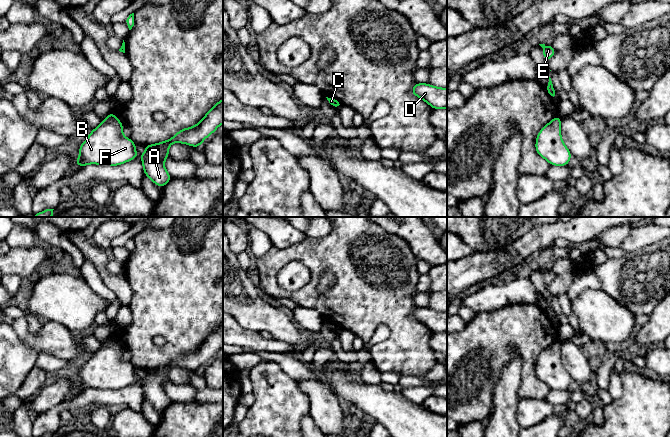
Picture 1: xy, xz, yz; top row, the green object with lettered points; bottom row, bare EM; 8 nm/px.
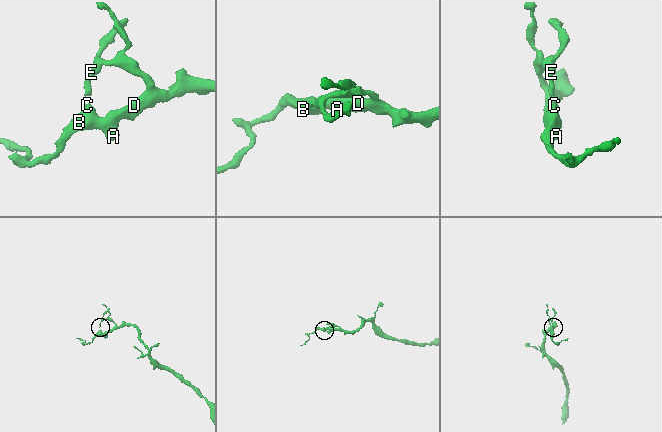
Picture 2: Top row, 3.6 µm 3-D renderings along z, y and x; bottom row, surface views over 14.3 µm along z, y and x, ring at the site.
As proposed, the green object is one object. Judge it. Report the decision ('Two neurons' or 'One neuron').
One neuron

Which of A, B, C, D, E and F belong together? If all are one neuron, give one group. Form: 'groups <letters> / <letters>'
groups A B C D E F

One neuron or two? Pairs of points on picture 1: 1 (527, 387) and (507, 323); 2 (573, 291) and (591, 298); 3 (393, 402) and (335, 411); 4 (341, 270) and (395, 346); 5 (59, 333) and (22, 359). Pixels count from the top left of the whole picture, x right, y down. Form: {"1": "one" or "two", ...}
{"1": "one", "2": "two", "3": "two", "4": "one", "5": "two"}

